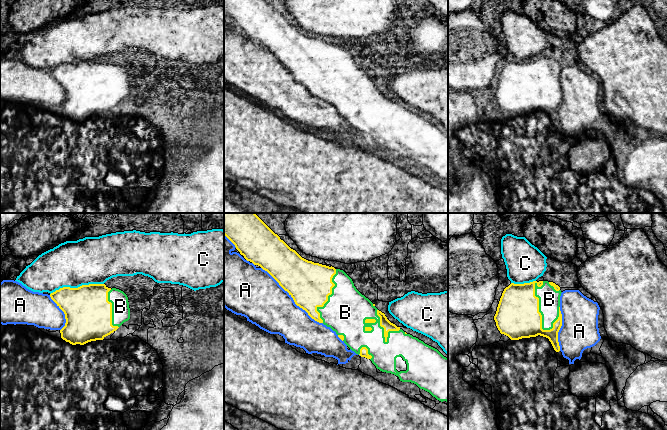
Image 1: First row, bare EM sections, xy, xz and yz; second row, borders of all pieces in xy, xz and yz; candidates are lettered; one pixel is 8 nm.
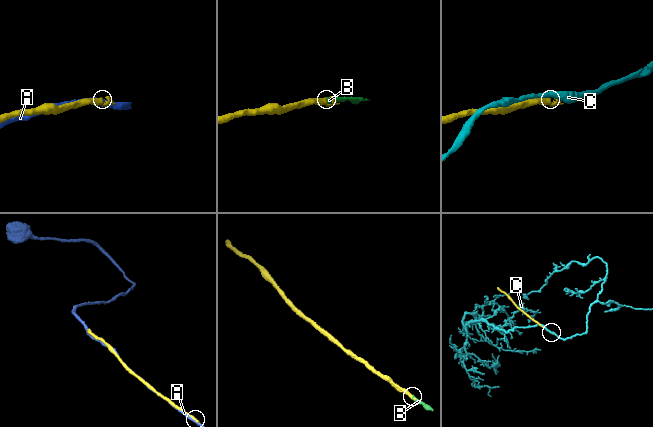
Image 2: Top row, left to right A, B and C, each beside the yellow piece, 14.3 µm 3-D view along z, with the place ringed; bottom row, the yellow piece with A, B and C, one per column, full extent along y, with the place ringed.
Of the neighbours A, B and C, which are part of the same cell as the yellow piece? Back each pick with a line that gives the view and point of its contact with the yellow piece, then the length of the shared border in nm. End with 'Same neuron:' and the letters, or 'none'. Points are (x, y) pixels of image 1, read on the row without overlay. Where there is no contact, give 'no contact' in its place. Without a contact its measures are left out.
B: contact yz (538, 85); length 400 nm
Same neuron: B

